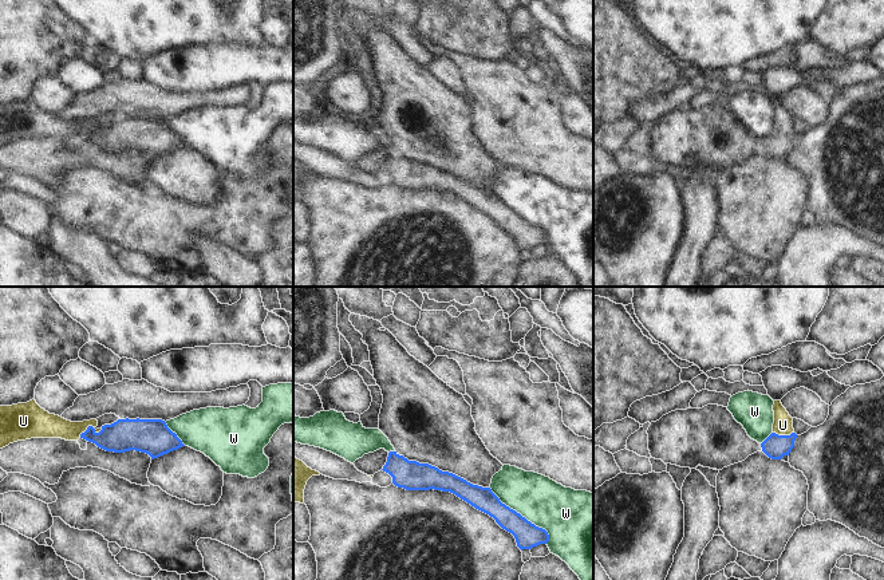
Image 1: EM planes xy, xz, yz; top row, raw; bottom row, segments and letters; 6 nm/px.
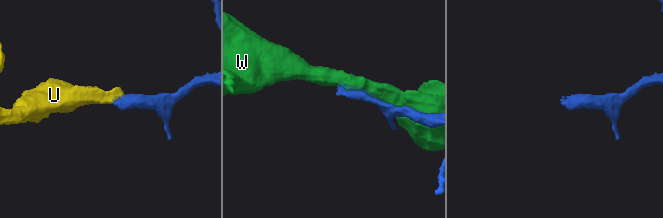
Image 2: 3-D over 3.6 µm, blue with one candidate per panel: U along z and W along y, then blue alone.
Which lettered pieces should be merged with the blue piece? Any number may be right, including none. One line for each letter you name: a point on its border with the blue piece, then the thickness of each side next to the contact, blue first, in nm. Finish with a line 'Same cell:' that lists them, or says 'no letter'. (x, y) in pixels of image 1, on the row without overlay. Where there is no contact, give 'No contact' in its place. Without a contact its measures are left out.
U: Touches blue at yz (784, 135). Thickness 150 nm (blue) against 120 nm
Same cell: U.

